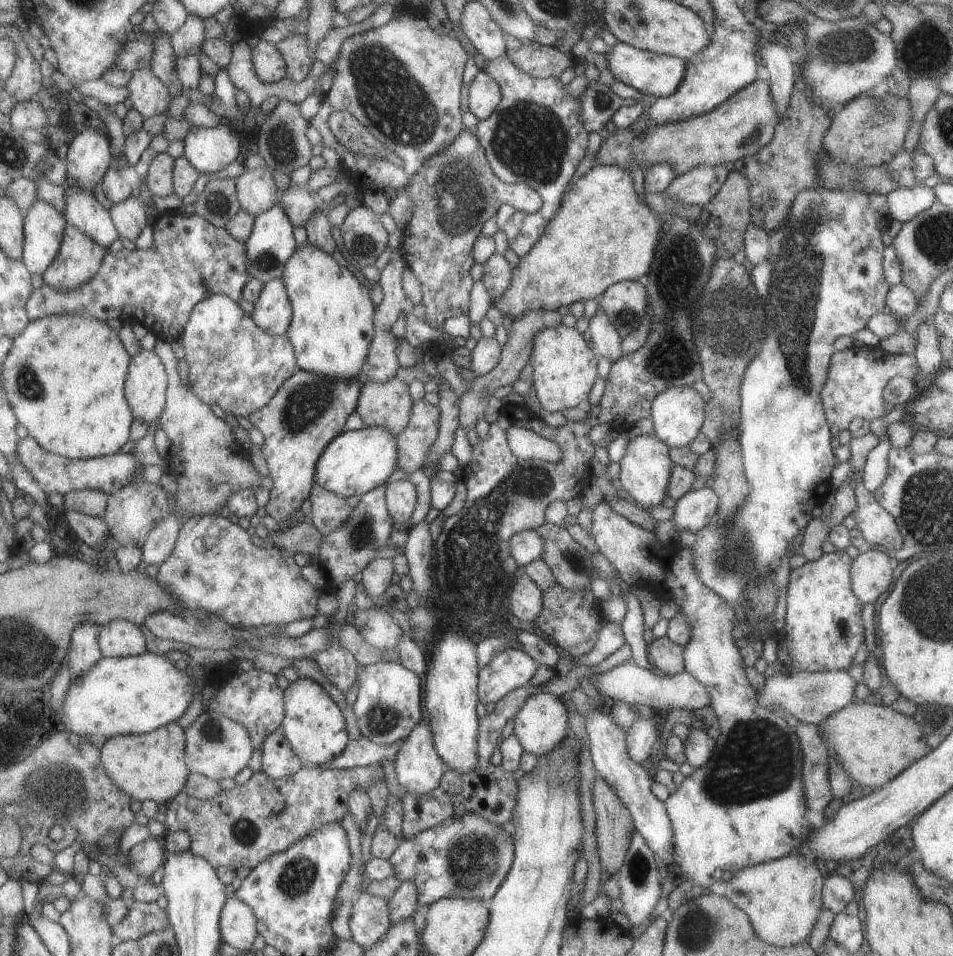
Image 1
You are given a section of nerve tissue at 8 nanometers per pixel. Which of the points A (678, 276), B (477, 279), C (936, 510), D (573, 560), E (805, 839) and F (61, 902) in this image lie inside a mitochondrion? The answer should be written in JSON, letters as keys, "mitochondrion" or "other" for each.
{"A":"mitochondrion","B":"other","C":"mitochondrion","D":"mitochondrion","E":"other","F":"other"}

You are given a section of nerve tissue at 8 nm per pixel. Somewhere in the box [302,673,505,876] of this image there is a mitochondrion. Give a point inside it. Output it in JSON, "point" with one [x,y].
{"point":[381,719]}

